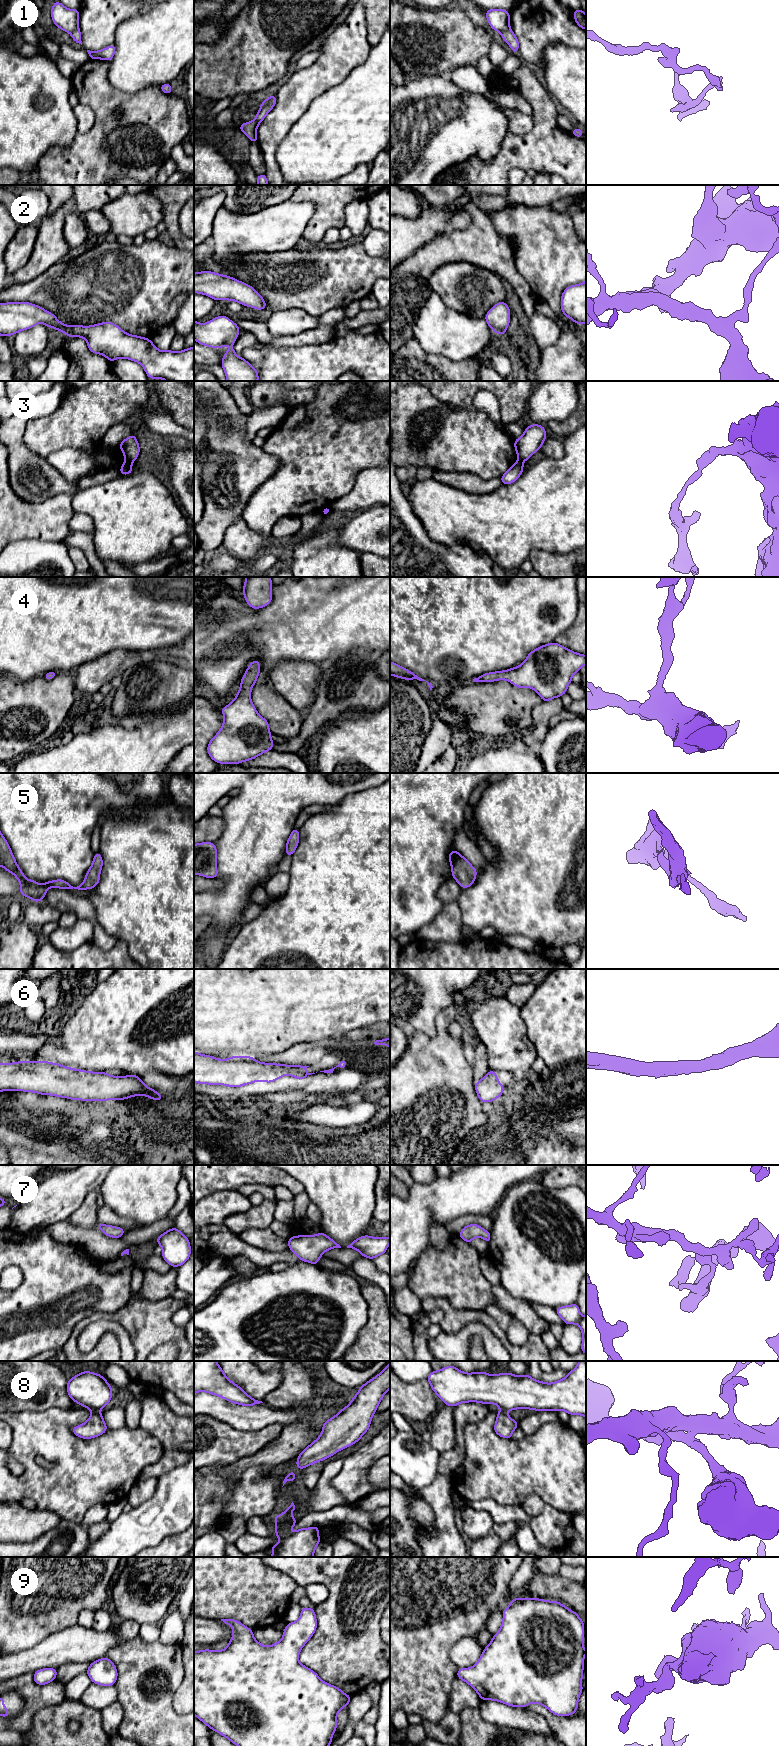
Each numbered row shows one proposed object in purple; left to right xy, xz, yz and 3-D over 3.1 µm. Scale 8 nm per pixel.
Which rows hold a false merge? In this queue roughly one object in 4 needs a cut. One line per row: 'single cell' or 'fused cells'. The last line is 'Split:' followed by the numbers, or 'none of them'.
1: fused cells
2: single cell
3: fused cells
4: single cell
5: single cell
6: single cell
7: single cell
8: fused cells
9: single cell
Split: 1, 3, 8

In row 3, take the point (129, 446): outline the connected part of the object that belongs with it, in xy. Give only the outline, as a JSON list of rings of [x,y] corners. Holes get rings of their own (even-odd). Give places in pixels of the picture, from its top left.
[[[134,434],[124,439],[120,443],[119,448],[124,454],[125,461],[129,461],[129,462],[136,461],[140,453],[140,447],[138,444],[138,440]]]

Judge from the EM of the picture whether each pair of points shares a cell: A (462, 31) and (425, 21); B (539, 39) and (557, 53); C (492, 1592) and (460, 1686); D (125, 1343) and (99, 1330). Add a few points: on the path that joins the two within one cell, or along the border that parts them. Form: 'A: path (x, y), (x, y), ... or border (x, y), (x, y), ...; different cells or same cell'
A: path (453, 31), (440, 31), (434, 28); same cell
B: border (572, 46), (550, 44), (544, 51), (542, 67); different cells
C: border (456, 1677), (452, 1683), (452, 1692), (448, 1700); different cells
D: path (122, 1336), (113, 1327), (106, 1327); same cell

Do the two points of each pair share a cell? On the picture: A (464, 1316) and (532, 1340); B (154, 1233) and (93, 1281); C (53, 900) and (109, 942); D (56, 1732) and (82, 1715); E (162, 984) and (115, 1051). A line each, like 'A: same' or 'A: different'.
A: same
B: different
C: same
D: same
E: same

